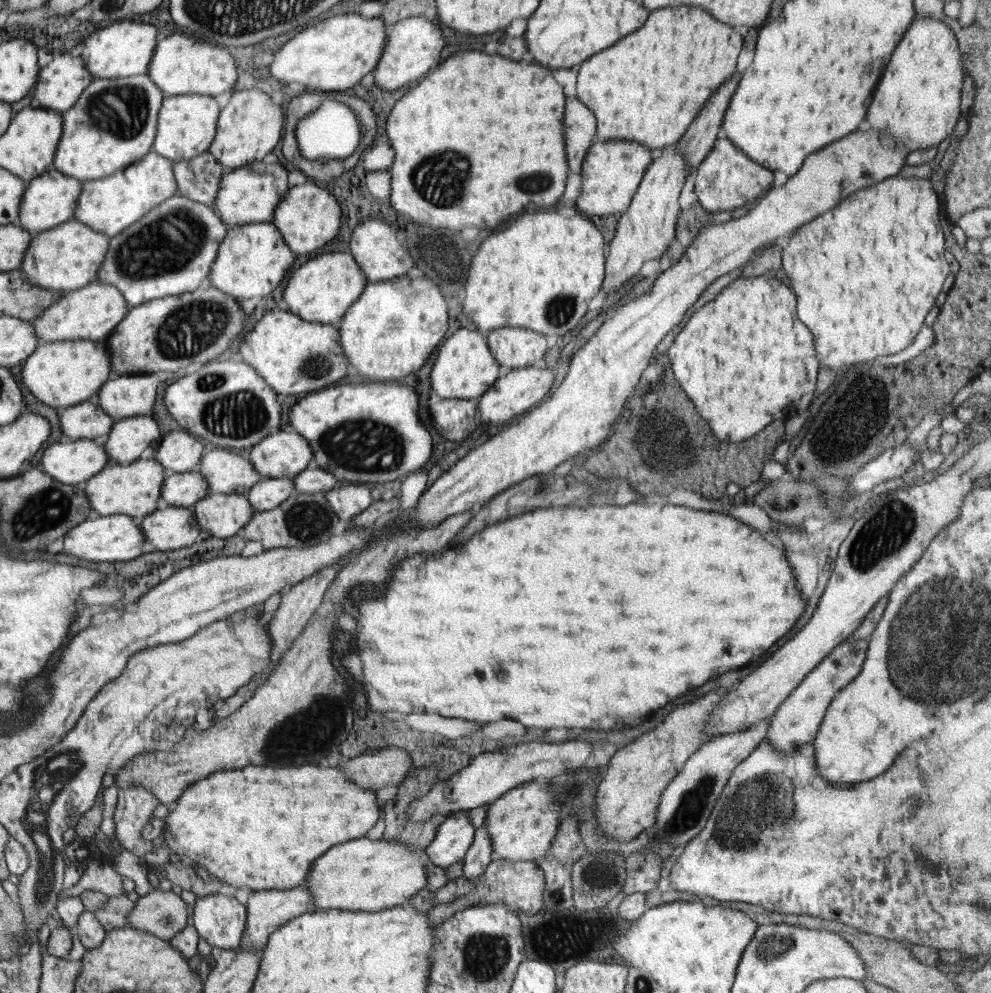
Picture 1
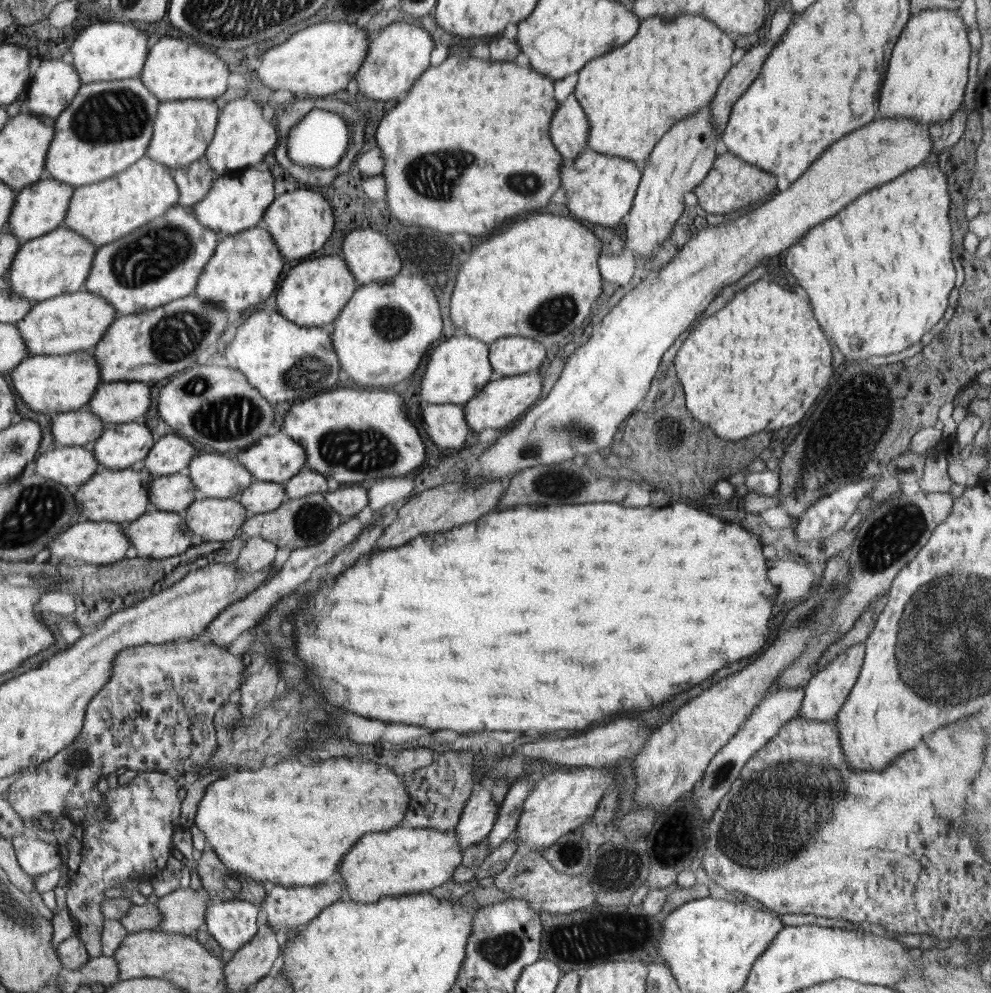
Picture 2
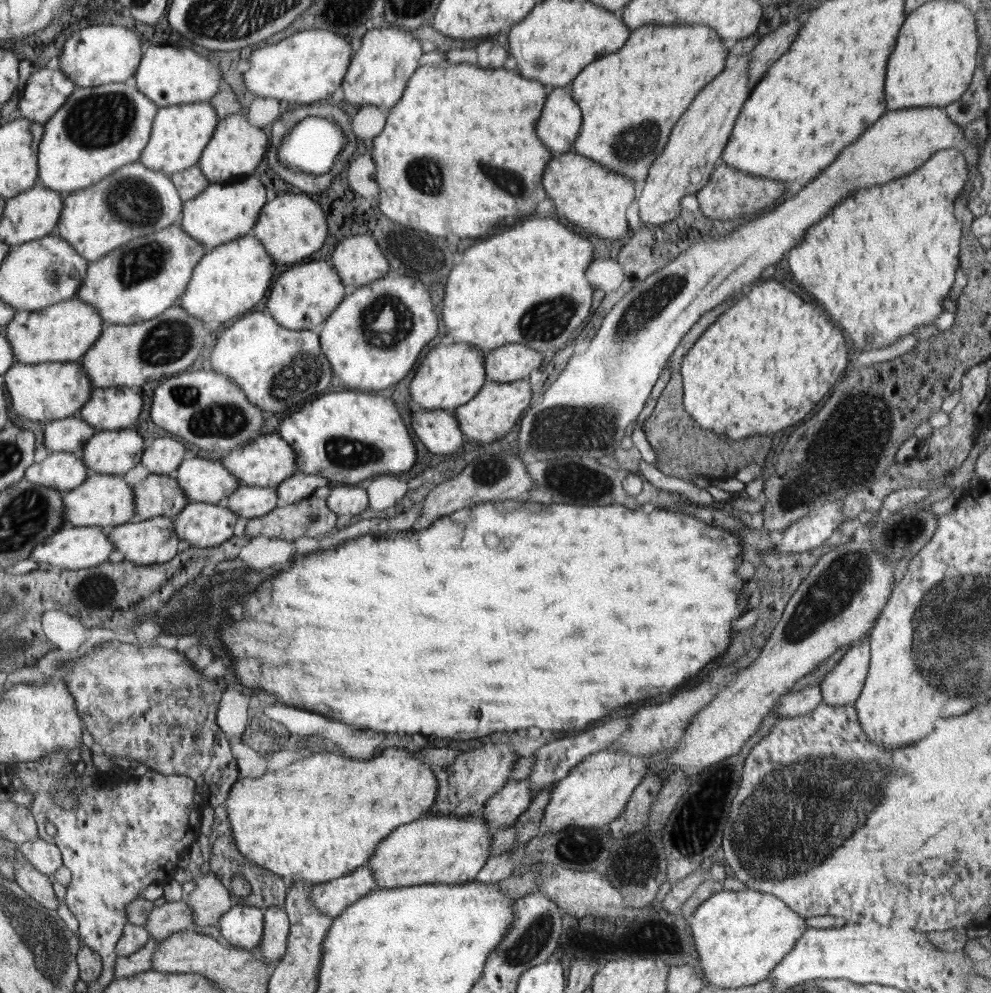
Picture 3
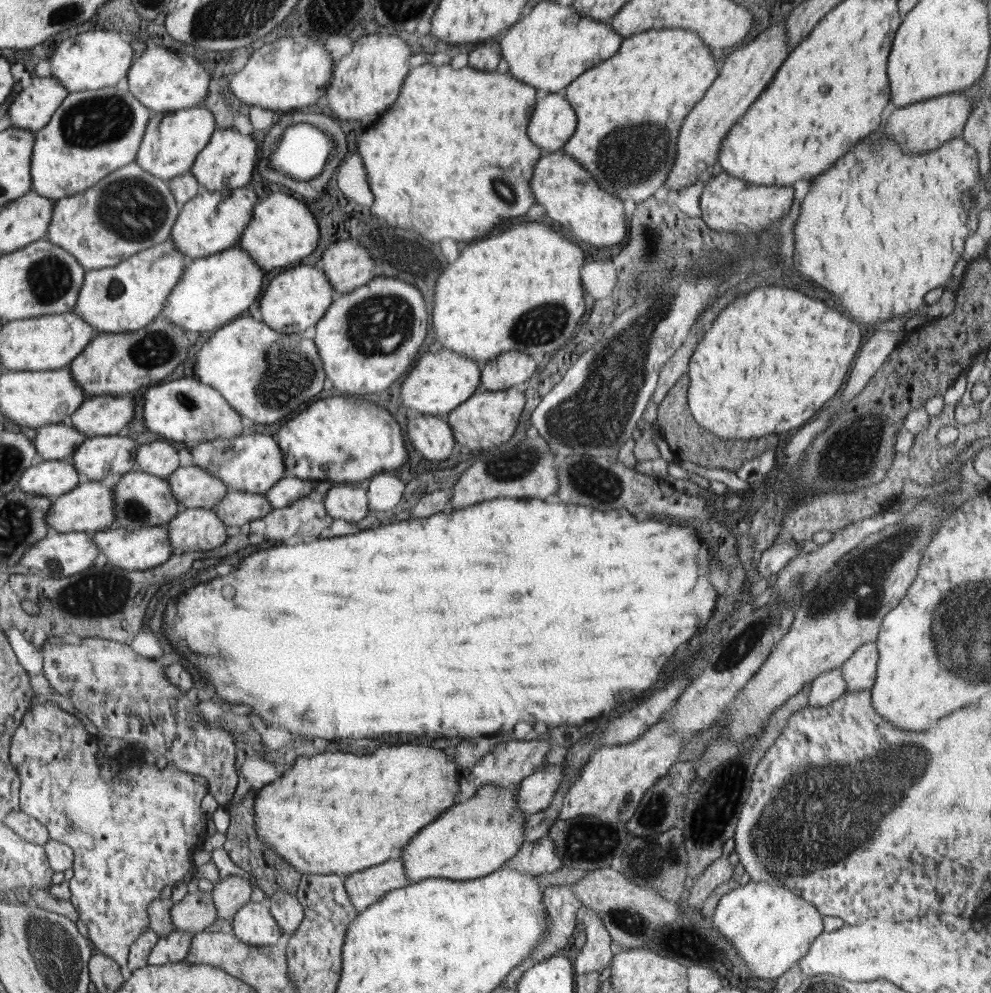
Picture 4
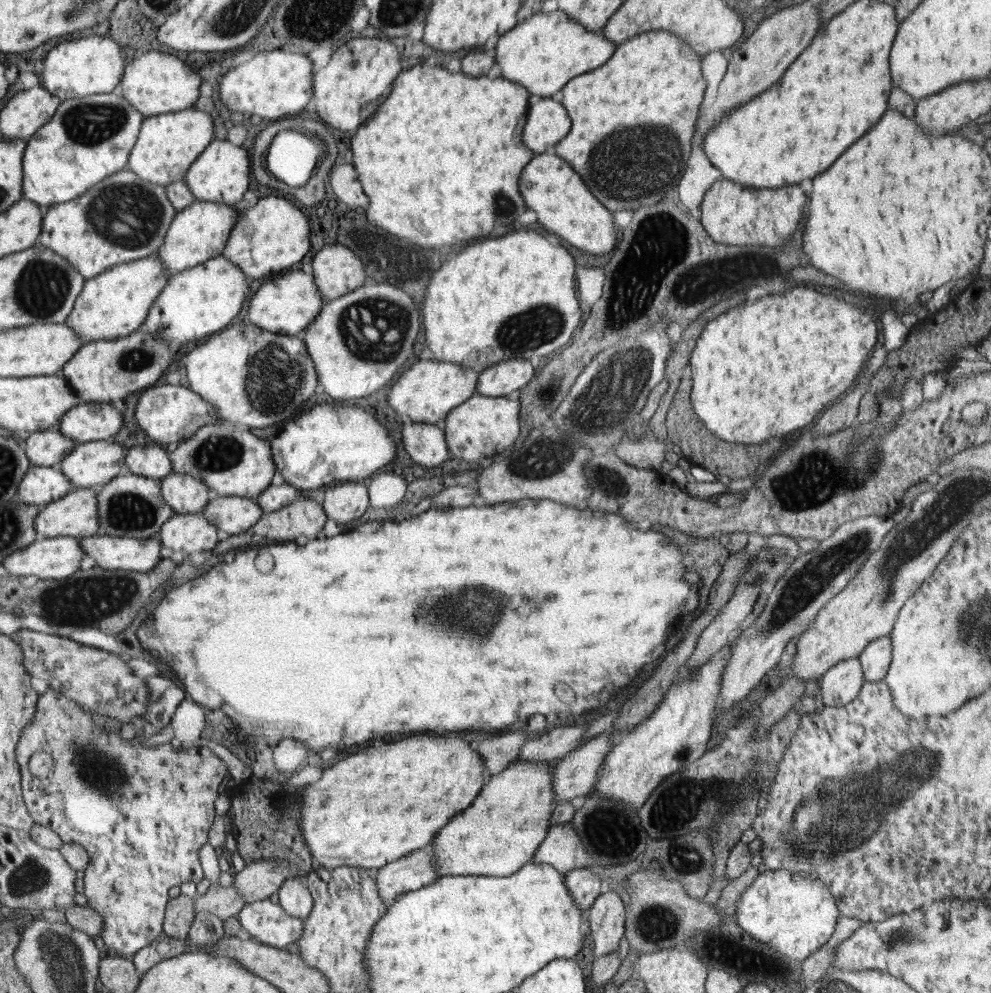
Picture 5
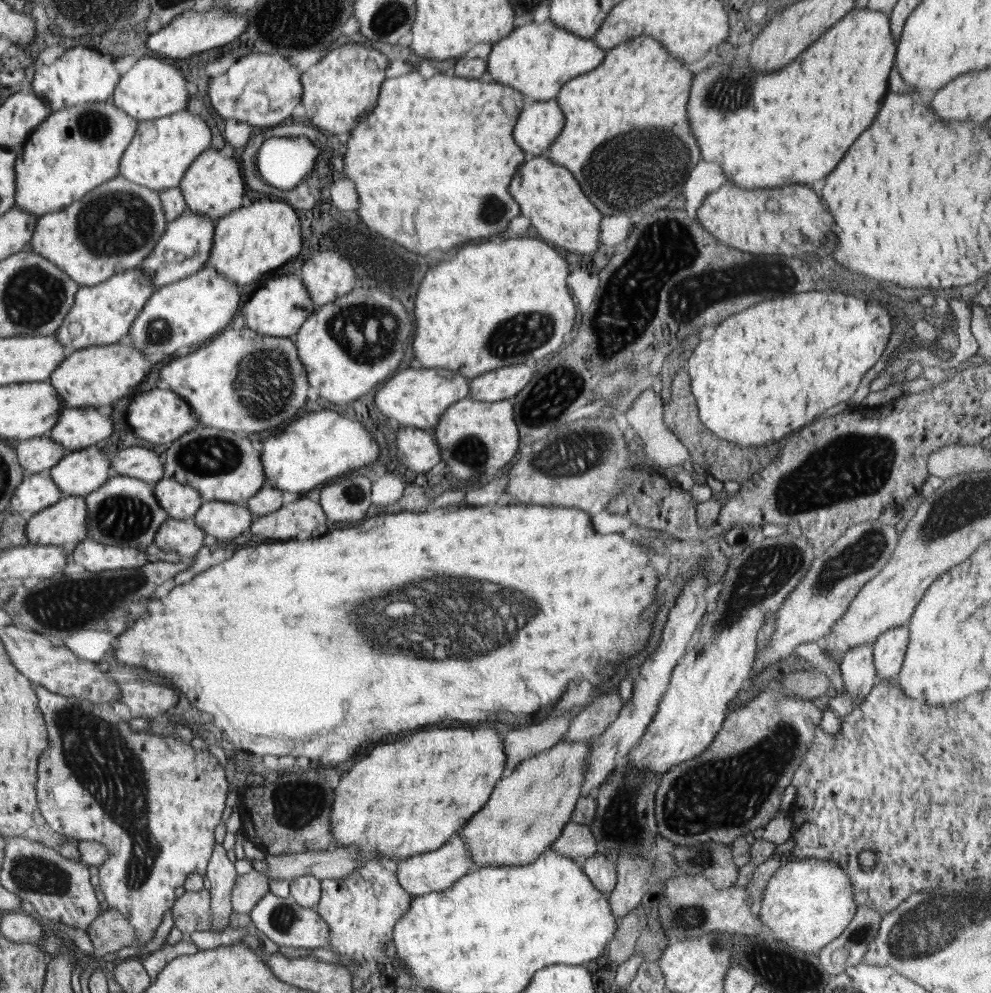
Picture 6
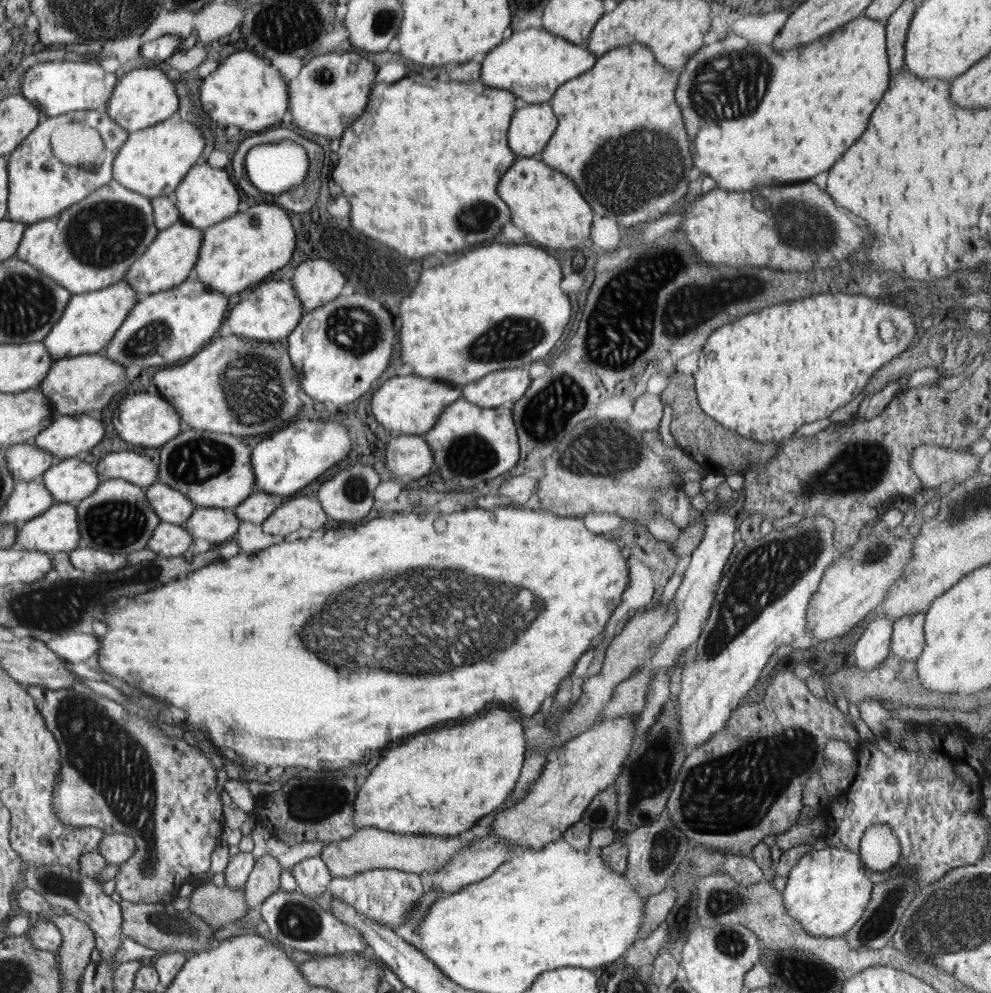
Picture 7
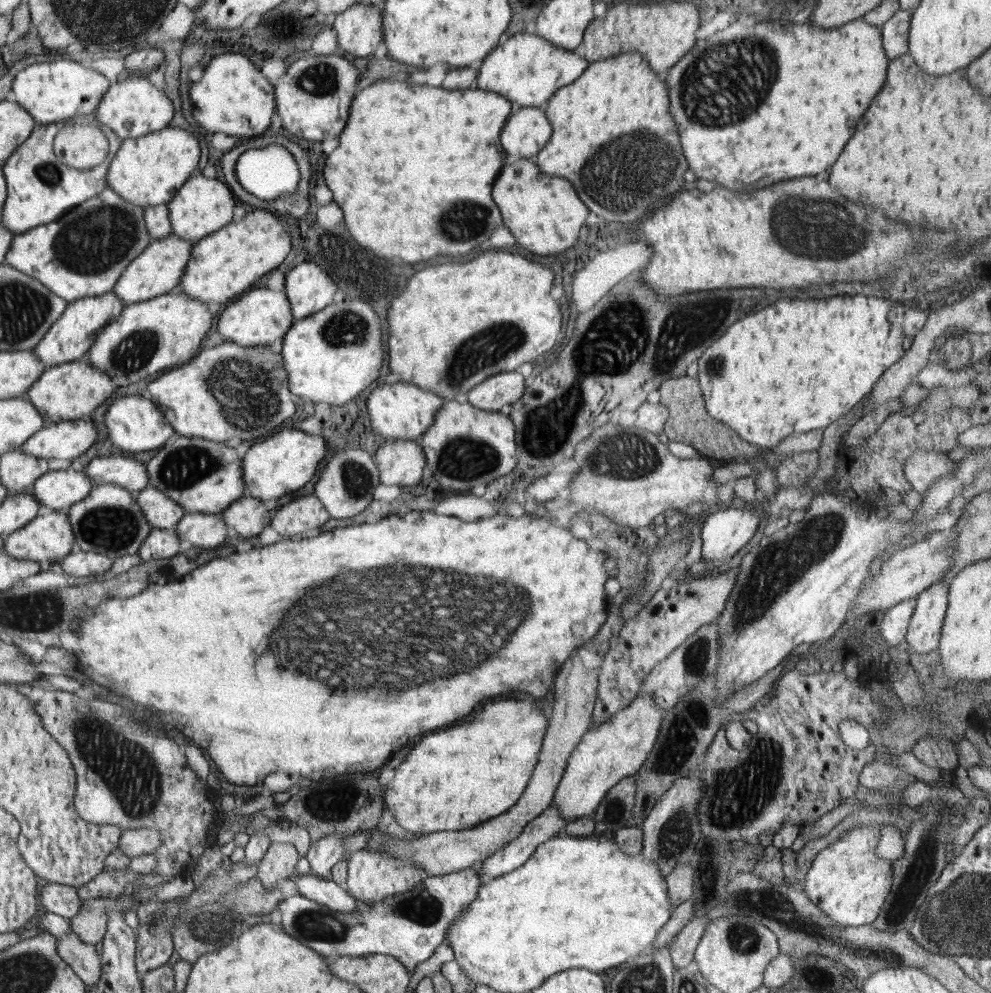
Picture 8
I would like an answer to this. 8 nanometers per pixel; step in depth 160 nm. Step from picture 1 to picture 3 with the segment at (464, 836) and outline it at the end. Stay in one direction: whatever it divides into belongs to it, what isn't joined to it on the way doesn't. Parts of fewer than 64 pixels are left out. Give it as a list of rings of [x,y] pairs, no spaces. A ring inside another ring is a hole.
[[[528,779],[510,780],[502,790],[484,803],[480,816],[494,830],[512,826],[523,812],[528,811],[530,799],[531,782]]]

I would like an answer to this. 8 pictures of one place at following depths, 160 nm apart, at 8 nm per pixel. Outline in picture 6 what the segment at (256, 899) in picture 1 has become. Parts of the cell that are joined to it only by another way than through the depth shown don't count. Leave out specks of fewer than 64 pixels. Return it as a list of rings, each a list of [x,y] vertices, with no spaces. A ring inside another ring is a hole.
[[[456,833],[450,836],[440,848],[430,852],[414,854],[398,861],[396,876],[399,878],[401,887],[409,895],[424,895],[429,892],[442,892],[447,888],[452,888],[455,882],[458,882],[462,876],[466,876],[475,868],[475,862],[467,851],[463,836]]]

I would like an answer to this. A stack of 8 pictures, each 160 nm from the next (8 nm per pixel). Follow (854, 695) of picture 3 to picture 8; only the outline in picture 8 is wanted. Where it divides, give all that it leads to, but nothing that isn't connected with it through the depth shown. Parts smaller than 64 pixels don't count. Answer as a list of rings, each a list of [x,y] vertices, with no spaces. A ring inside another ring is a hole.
[[[944,581],[934,583],[929,586],[926,590],[923,590],[917,599],[917,605],[914,609],[914,614],[910,619],[908,625],[908,634],[906,635],[905,641],[909,644],[909,652],[914,650],[918,653],[927,653],[931,650],[939,648],[939,640],[942,632],[942,625],[944,624],[944,617],[946,616],[948,606],[948,591],[950,585]]]

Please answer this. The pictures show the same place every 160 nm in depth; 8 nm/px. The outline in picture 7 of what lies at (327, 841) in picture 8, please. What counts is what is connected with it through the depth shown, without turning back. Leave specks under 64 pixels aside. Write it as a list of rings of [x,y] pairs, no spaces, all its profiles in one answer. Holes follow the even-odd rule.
[[[320,855],[306,858],[290,870],[297,880],[298,890],[310,897],[319,898],[329,888],[330,881],[333,879]]]

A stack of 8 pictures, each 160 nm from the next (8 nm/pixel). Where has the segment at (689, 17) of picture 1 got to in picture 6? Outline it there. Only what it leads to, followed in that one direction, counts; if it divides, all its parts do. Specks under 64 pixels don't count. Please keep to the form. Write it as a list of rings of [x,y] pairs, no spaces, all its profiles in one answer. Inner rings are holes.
[[[638,36],[605,51],[604,60],[596,68],[565,82],[558,93],[565,125],[545,155],[574,174],[582,193],[603,216],[626,212],[632,218],[667,208],[682,193],[688,175],[701,159],[686,116],[694,75],[678,60],[655,38]]]

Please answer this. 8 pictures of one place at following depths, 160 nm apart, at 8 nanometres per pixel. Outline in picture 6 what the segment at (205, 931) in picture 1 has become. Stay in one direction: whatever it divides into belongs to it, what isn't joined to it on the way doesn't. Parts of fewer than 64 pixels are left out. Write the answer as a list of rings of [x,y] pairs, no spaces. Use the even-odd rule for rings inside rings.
[[[266,893],[251,910],[251,925],[261,930],[278,946],[294,948],[326,948],[329,946],[328,923],[317,913],[316,908],[304,908],[295,902],[292,896],[281,898],[274,893]]]

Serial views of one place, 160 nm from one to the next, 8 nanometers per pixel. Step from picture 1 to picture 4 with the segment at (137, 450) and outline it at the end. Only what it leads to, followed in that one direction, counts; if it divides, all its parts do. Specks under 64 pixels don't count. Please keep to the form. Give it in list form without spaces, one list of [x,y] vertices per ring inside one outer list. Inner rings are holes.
[[[94,436],[74,451],[69,460],[83,480],[102,481],[108,472],[126,474],[134,466],[138,444],[126,436]]]

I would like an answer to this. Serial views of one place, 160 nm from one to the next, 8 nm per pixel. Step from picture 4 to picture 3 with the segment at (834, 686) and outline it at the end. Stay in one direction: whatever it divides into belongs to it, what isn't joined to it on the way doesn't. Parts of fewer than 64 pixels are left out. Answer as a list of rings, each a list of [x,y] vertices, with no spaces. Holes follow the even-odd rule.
[[[813,685],[806,689],[798,690],[796,693],[792,693],[792,690],[790,690],[784,694],[774,704],[772,714],[778,719],[805,715],[821,704],[822,688],[820,688],[820,685]]]

